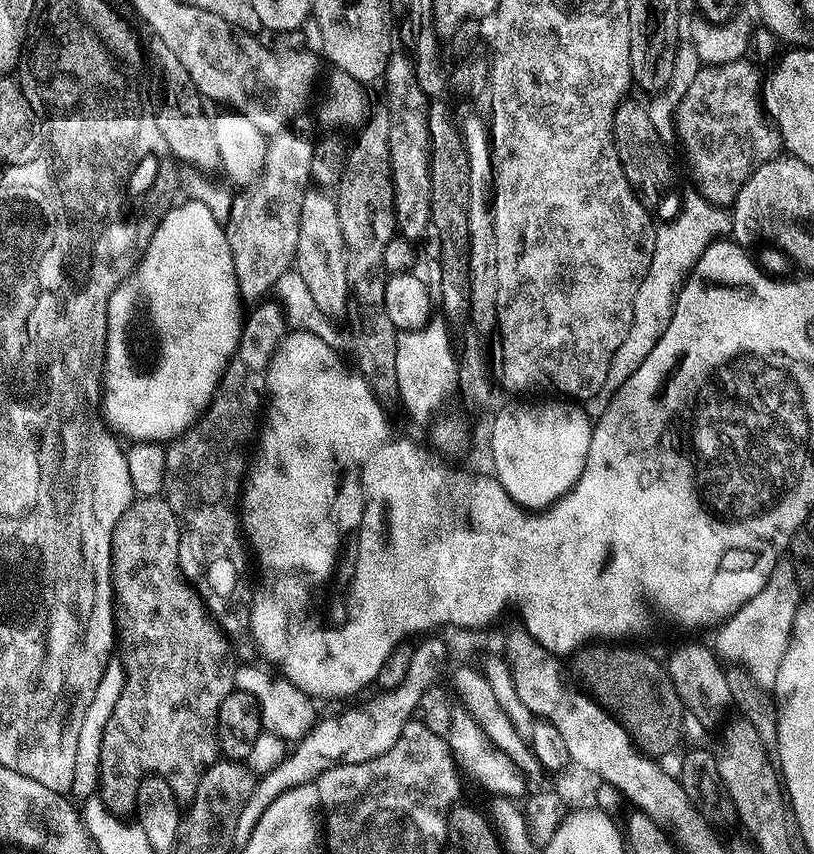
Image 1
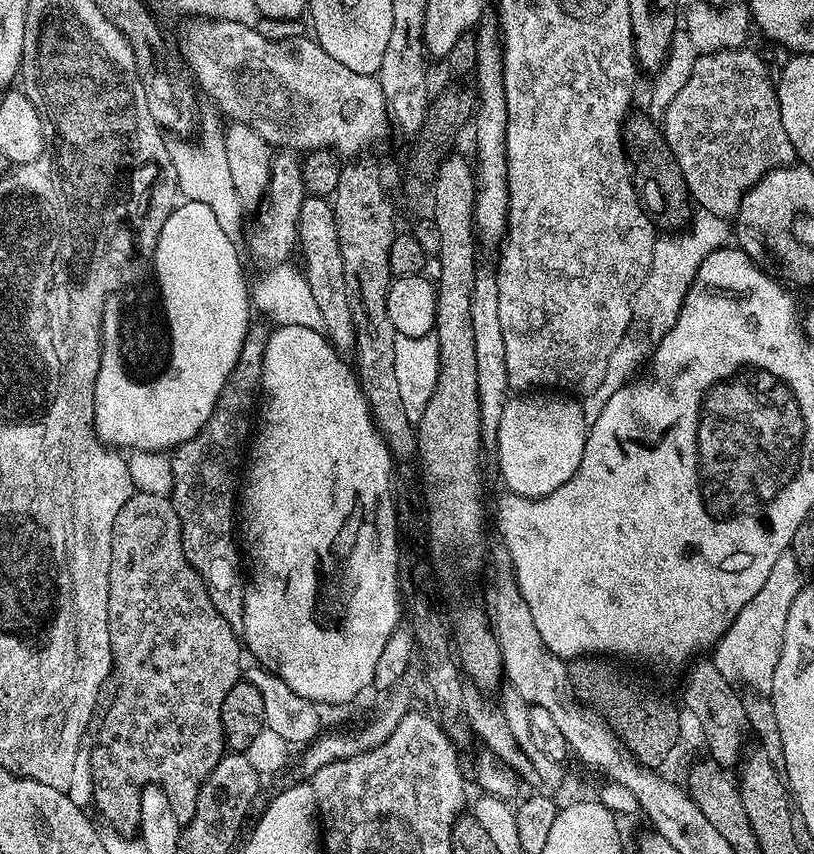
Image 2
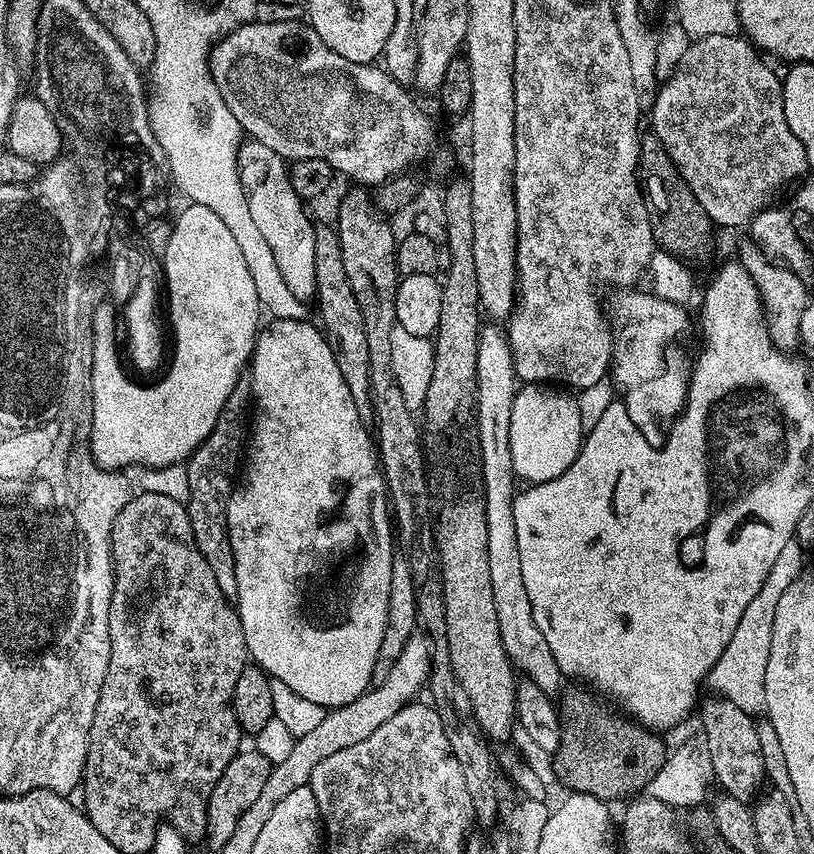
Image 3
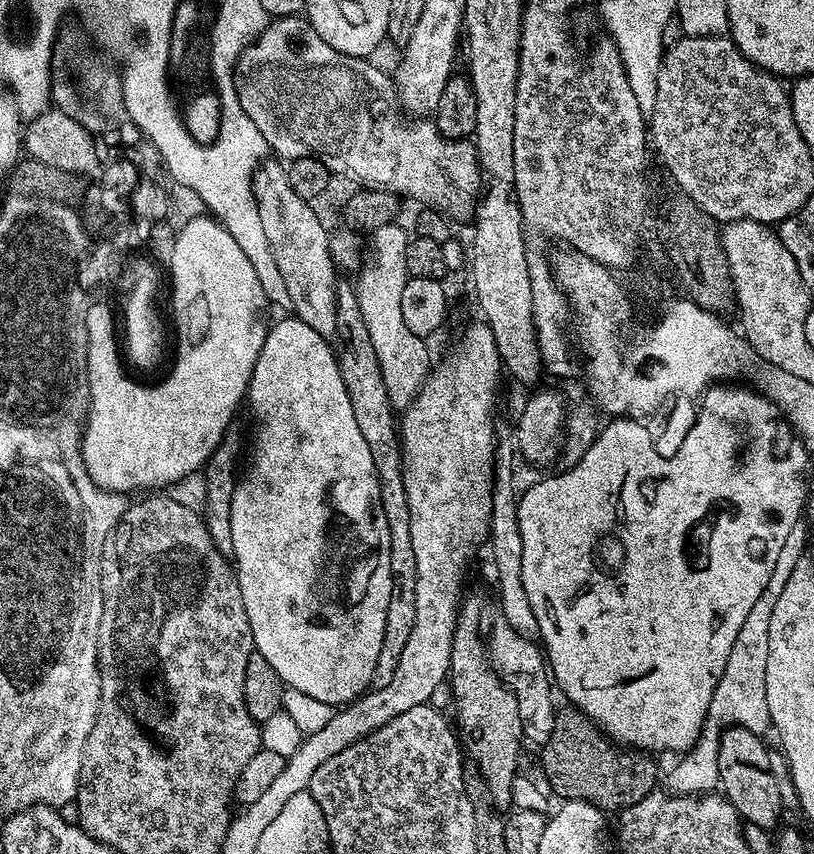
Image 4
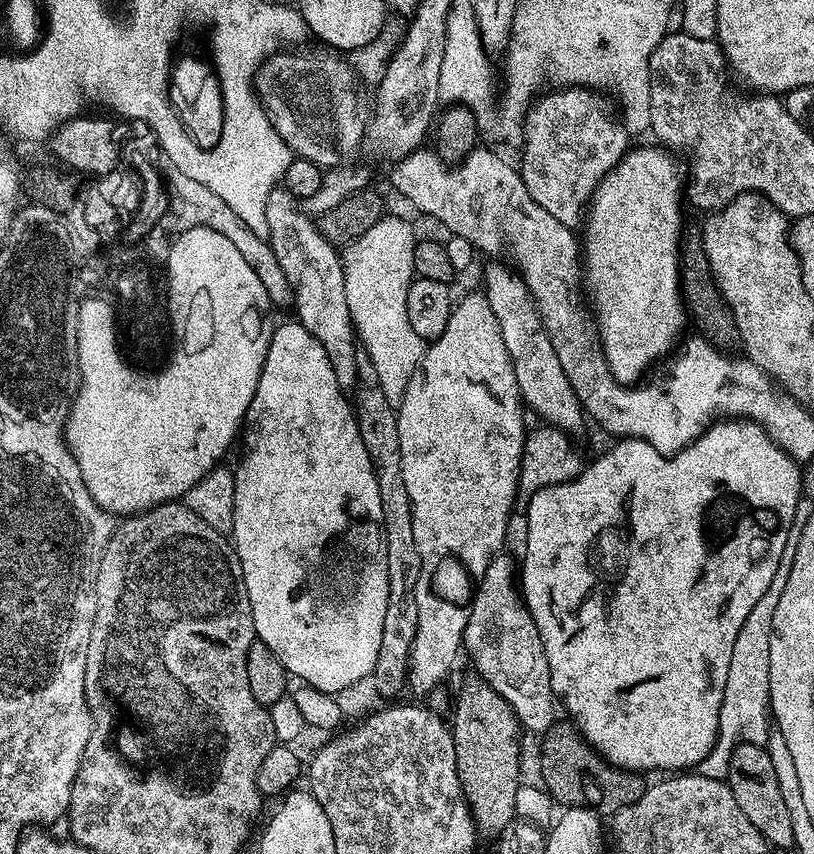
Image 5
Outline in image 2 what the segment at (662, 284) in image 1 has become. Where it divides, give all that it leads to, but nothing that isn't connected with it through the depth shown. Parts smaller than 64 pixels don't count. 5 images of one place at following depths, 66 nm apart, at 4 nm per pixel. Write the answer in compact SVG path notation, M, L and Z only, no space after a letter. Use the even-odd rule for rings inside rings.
M703 210L697 211L693 215L690 227L687 230L681 231L679 234L664 234L656 239L654 242L654 258L650 262L650 270L646 274L646 282L642 282L638 294L632 299L632 326L629 328L627 336L622 338L622 342L618 342L618 347L614 350L614 354L610 354L610 366L606 366L606 378L602 378L602 382L598 382L596 387L600 392L604 392L605 402L610 402L611 396L633 379L632 371L643 360L645 363L649 353L655 349L660 339L674 326L674 322L682 310L682 302L686 298L690 286L696 281L698 266L702 266L702 262L711 252L725 247L729 240L729 221L723 216L715 216Z

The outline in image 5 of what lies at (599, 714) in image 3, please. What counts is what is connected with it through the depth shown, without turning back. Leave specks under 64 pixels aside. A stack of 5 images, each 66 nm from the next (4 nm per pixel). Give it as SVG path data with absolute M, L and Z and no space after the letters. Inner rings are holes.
M568 718L557 719L539 737L540 776L543 787L553 801L565 809L589 808L604 818L615 816L618 810L638 802L646 787L646 780L639 772L627 772L614 767L610 761L599 756L584 740L575 723Z

